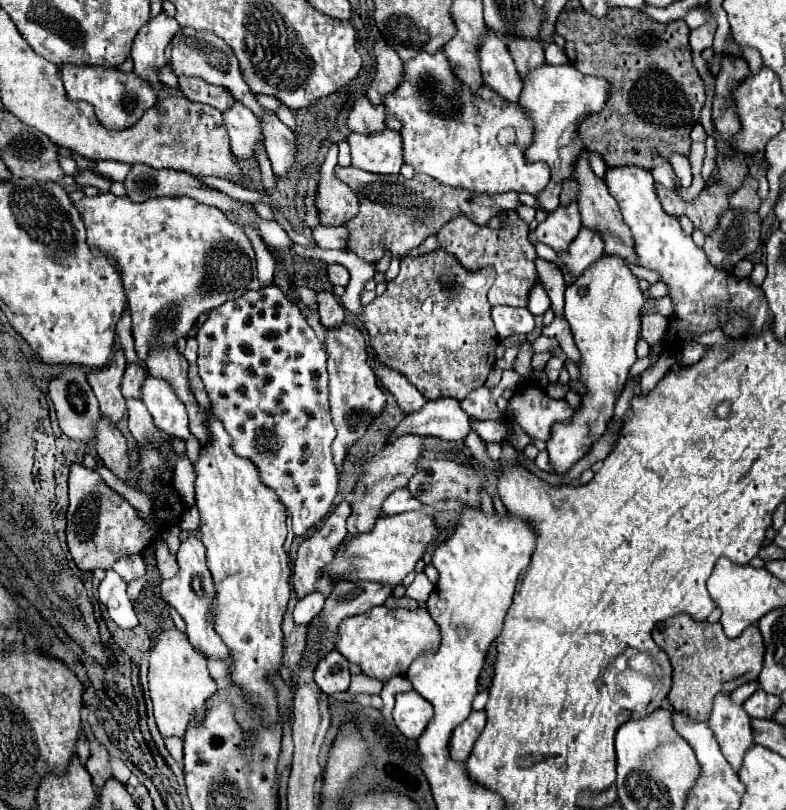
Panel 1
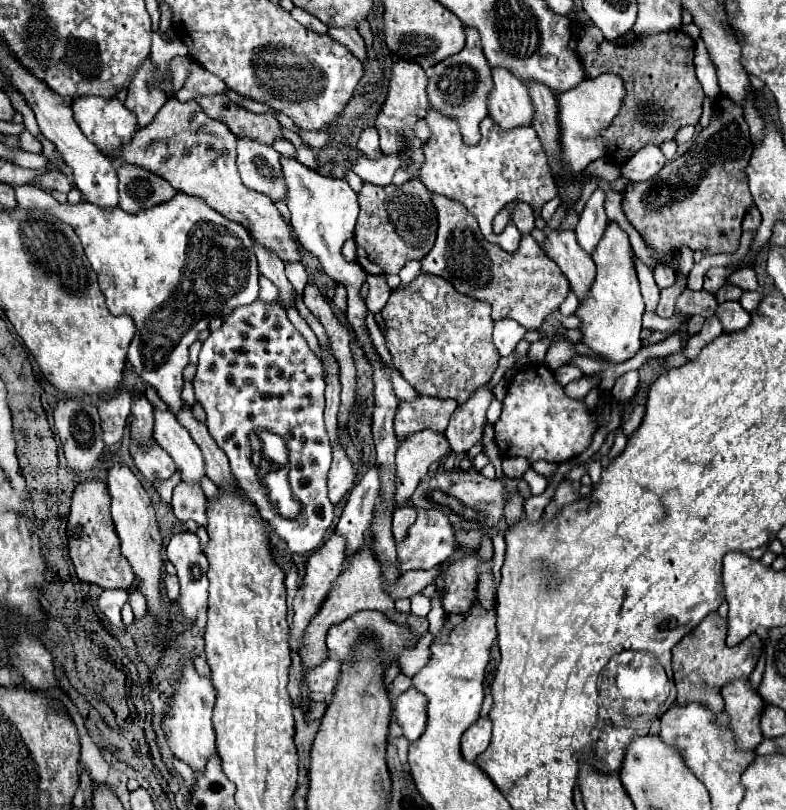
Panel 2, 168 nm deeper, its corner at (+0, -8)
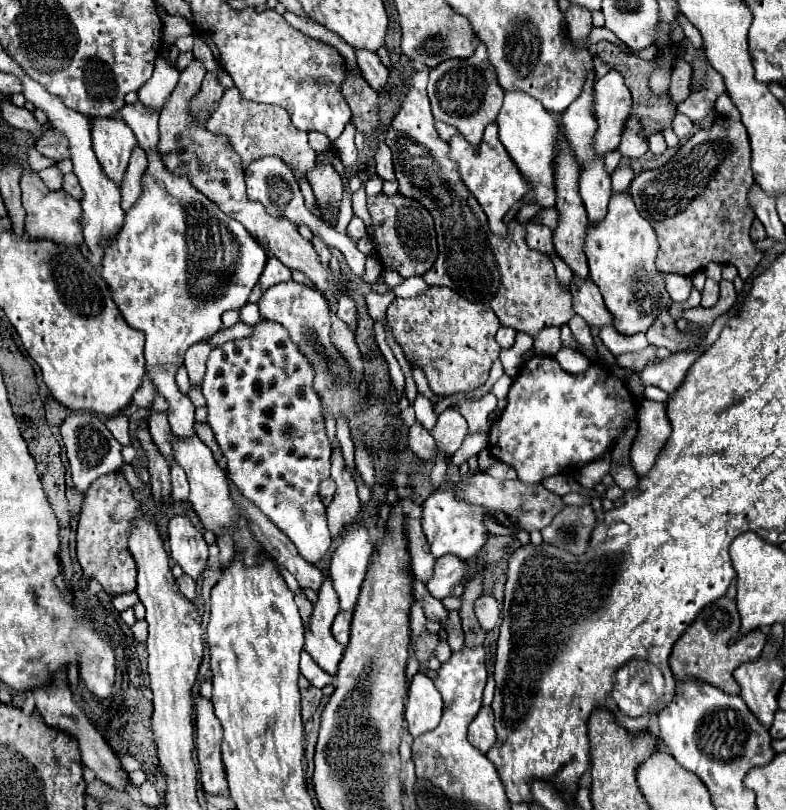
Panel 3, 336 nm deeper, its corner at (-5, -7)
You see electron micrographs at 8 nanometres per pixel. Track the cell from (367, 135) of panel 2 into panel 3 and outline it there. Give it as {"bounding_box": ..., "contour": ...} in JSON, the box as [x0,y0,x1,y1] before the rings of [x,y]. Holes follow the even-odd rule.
{"bounding_box":[376,142,394,180],"contour":[[[382,142],[376,150],[376,174],[382,178],[382,180],[394,180],[394,168],[392,168],[392,152],[390,148]]]}

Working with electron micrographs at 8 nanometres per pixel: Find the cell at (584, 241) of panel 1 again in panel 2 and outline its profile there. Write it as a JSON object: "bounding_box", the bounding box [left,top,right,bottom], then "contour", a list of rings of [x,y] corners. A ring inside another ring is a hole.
{"bounding_box":[575,191,609,255],"contour":[[[595,191],[591,195],[591,199],[587,201],[583,213],[581,213],[581,219],[575,227],[575,233],[577,233],[577,241],[581,245],[581,249],[591,255],[595,249],[597,249],[597,243],[601,241],[603,233],[605,233],[605,227],[609,223],[607,215],[605,215],[605,209],[603,209],[603,199],[605,199],[605,193],[603,191]]]}

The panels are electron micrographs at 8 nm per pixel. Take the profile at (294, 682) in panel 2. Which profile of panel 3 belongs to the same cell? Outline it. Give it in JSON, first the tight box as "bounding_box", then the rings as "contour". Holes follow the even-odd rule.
{"bounding_box":[300,676,322,722],"contour":[[[300,676],[300,692],[302,692],[302,718],[304,718],[304,722],[308,722],[314,716],[320,700],[322,700],[322,690],[310,686],[304,680],[304,676]]]}

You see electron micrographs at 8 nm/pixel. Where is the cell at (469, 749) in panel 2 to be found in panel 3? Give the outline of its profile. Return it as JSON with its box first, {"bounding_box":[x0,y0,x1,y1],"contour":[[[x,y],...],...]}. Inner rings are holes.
{"bounding_box":[468,706,496,754],"contour":[[[482,706],[478,716],[470,722],[470,726],[468,726],[468,740],[482,754],[486,754],[494,746],[496,730],[494,730],[494,714],[492,714],[490,706]]]}

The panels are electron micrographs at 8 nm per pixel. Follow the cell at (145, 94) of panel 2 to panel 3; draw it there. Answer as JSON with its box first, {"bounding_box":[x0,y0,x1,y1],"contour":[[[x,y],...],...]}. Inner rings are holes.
{"bounding_box":[102,102,266,438],"contour":[[[140,102],[128,104],[122,108],[122,120],[132,128],[138,144],[144,148],[148,156],[148,170],[142,178],[142,194],[138,202],[126,212],[124,226],[114,238],[112,246],[106,248],[106,256],[102,260],[102,278],[112,288],[112,298],[116,306],[120,308],[124,320],[144,332],[146,346],[146,370],[148,378],[154,382],[156,390],[170,402],[168,422],[172,426],[172,432],[180,438],[194,436],[194,404],[178,390],[176,386],[176,370],[184,362],[184,352],[200,340],[206,340],[214,336],[222,324],[220,316],[226,310],[242,308],[248,302],[248,294],[252,292],[254,284],[258,282],[264,264],[266,254],[258,246],[258,242],[244,230],[244,226],[236,220],[226,218],[218,210],[214,202],[210,202],[202,192],[194,190],[190,186],[190,180],[186,176],[176,176],[166,170],[162,156],[158,154],[158,114]]]}

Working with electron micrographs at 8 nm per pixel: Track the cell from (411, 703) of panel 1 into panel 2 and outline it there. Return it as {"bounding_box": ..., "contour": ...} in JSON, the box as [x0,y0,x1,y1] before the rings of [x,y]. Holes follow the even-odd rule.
{"bounding_box":[393,691,427,743],"contour":[[[405,691],[393,701],[393,711],[403,735],[413,743],[421,737],[427,723],[427,699],[419,691]]]}

